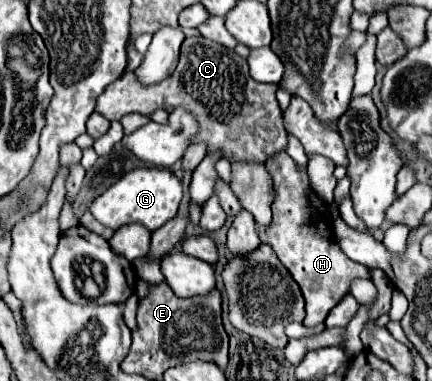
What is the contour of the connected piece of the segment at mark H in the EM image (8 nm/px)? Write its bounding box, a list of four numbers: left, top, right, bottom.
[258,152,370,326]

